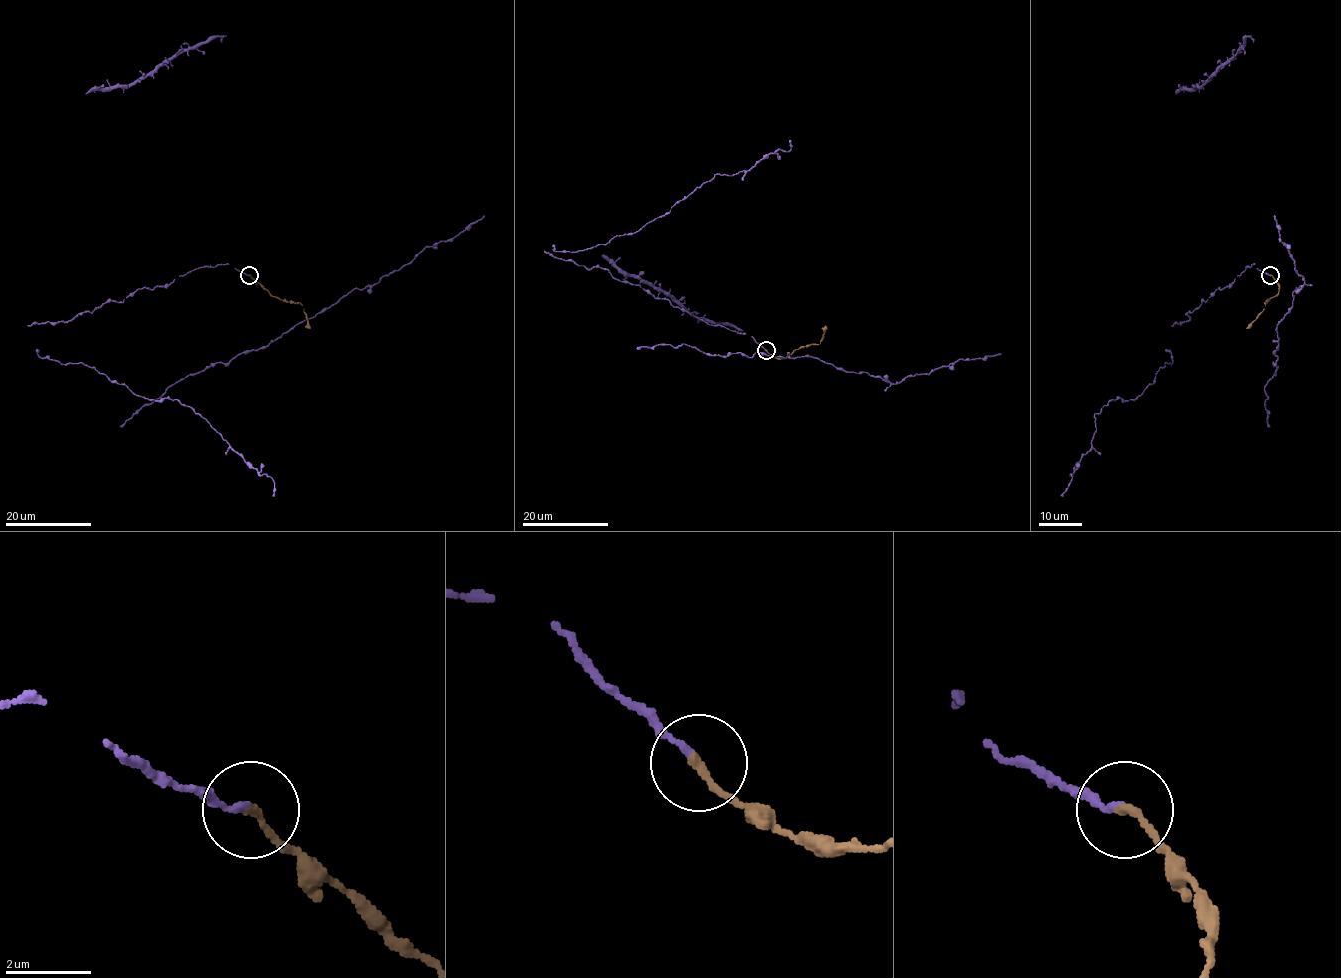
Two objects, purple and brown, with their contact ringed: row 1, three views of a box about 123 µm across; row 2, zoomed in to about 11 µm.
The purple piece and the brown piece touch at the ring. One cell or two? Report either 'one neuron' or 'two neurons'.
one neuron

